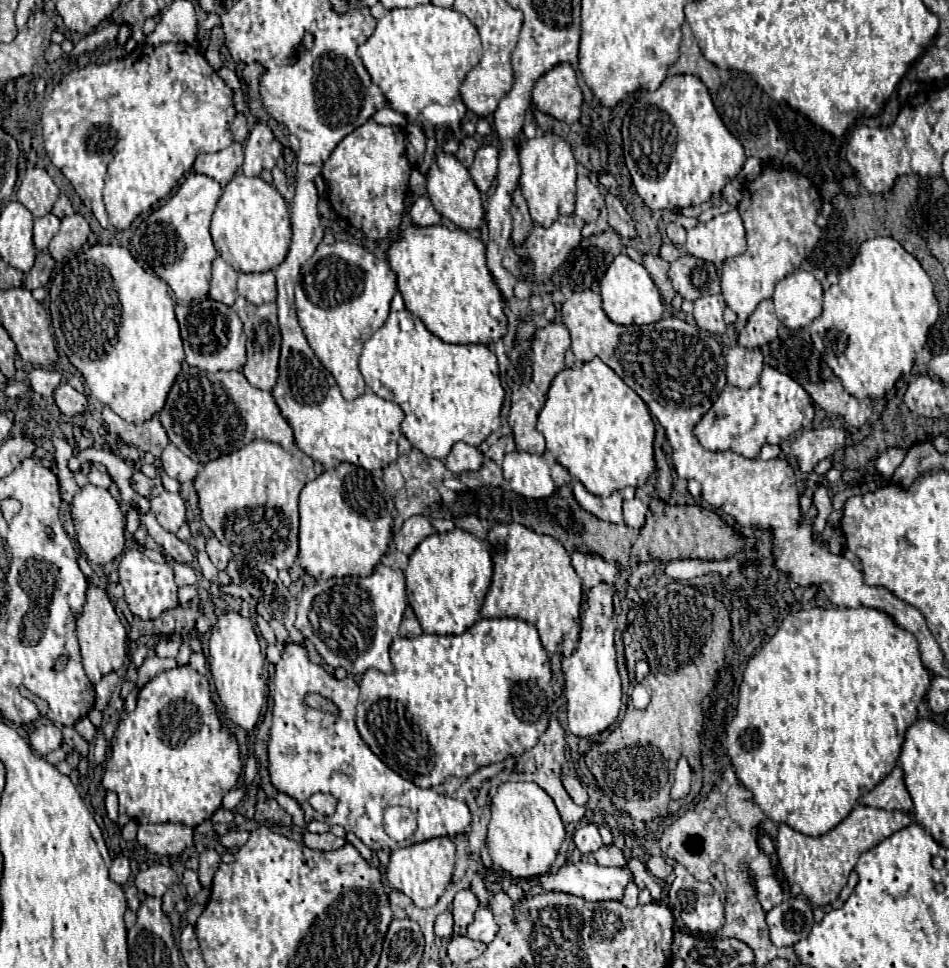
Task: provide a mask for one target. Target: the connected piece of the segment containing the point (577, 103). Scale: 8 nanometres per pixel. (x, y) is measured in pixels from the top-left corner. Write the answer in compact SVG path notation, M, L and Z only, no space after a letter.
M561 63L545 73L533 89L533 103L539 111L565 121L575 123L581 117L583 93L577 83L577 73L569 63Z

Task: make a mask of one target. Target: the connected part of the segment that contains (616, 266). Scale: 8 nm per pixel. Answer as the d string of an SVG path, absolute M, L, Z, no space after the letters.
M621 253L613 259L605 277L601 279L601 297L603 297L603 309L605 309L607 317L619 325L655 323L663 315L659 287L653 283L647 269L641 263L629 259L625 253Z

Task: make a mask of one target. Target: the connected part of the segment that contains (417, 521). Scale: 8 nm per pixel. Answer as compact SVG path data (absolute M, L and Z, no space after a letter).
M413 515L409 517L401 531L395 535L395 545L397 545L397 551L405 553L405 555L411 555L415 551L415 547L429 535L433 535L435 529L429 521L429 517L425 515Z

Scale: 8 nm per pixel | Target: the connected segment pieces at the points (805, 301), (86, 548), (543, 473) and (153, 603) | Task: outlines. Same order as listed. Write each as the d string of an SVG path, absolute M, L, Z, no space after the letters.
M799 269L775 285L773 301L785 327L809 327L823 311L823 289L813 273Z
M87 485L73 499L73 521L79 539L79 547L89 561L97 565L107 565L119 557L125 549L125 515L119 507L119 501L103 487Z
M525 451L507 453L503 461L503 475L511 489L527 499L545 499L555 493L549 465L539 455Z
M139 549L125 551L119 563L119 583L125 587L125 601L129 603L133 615L147 619L157 619L163 611L175 609L179 605L177 601L177 585L173 581L173 569L169 563L155 563L147 555L143 555Z

